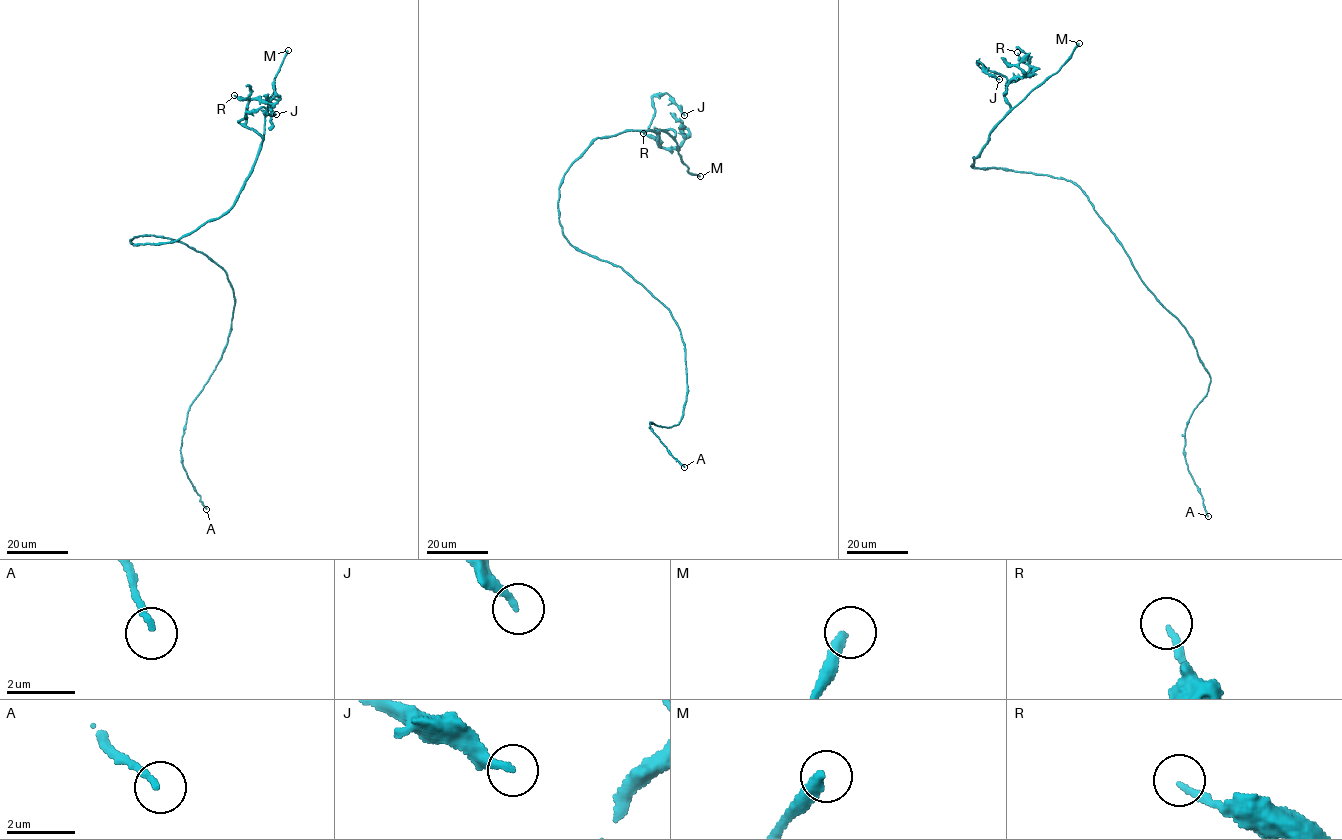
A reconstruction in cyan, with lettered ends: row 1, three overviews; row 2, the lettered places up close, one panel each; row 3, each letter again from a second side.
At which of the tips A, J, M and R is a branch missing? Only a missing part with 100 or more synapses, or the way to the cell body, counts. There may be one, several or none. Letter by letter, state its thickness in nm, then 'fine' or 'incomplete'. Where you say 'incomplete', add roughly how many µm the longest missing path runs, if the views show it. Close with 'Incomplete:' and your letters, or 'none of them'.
A: calibre 190 nm; fine
J: calibre 240 nm; fine
M: calibre 360 nm; incomplete; missing 120 µm
R: calibre 170 nm; fine
Incomplete: M

